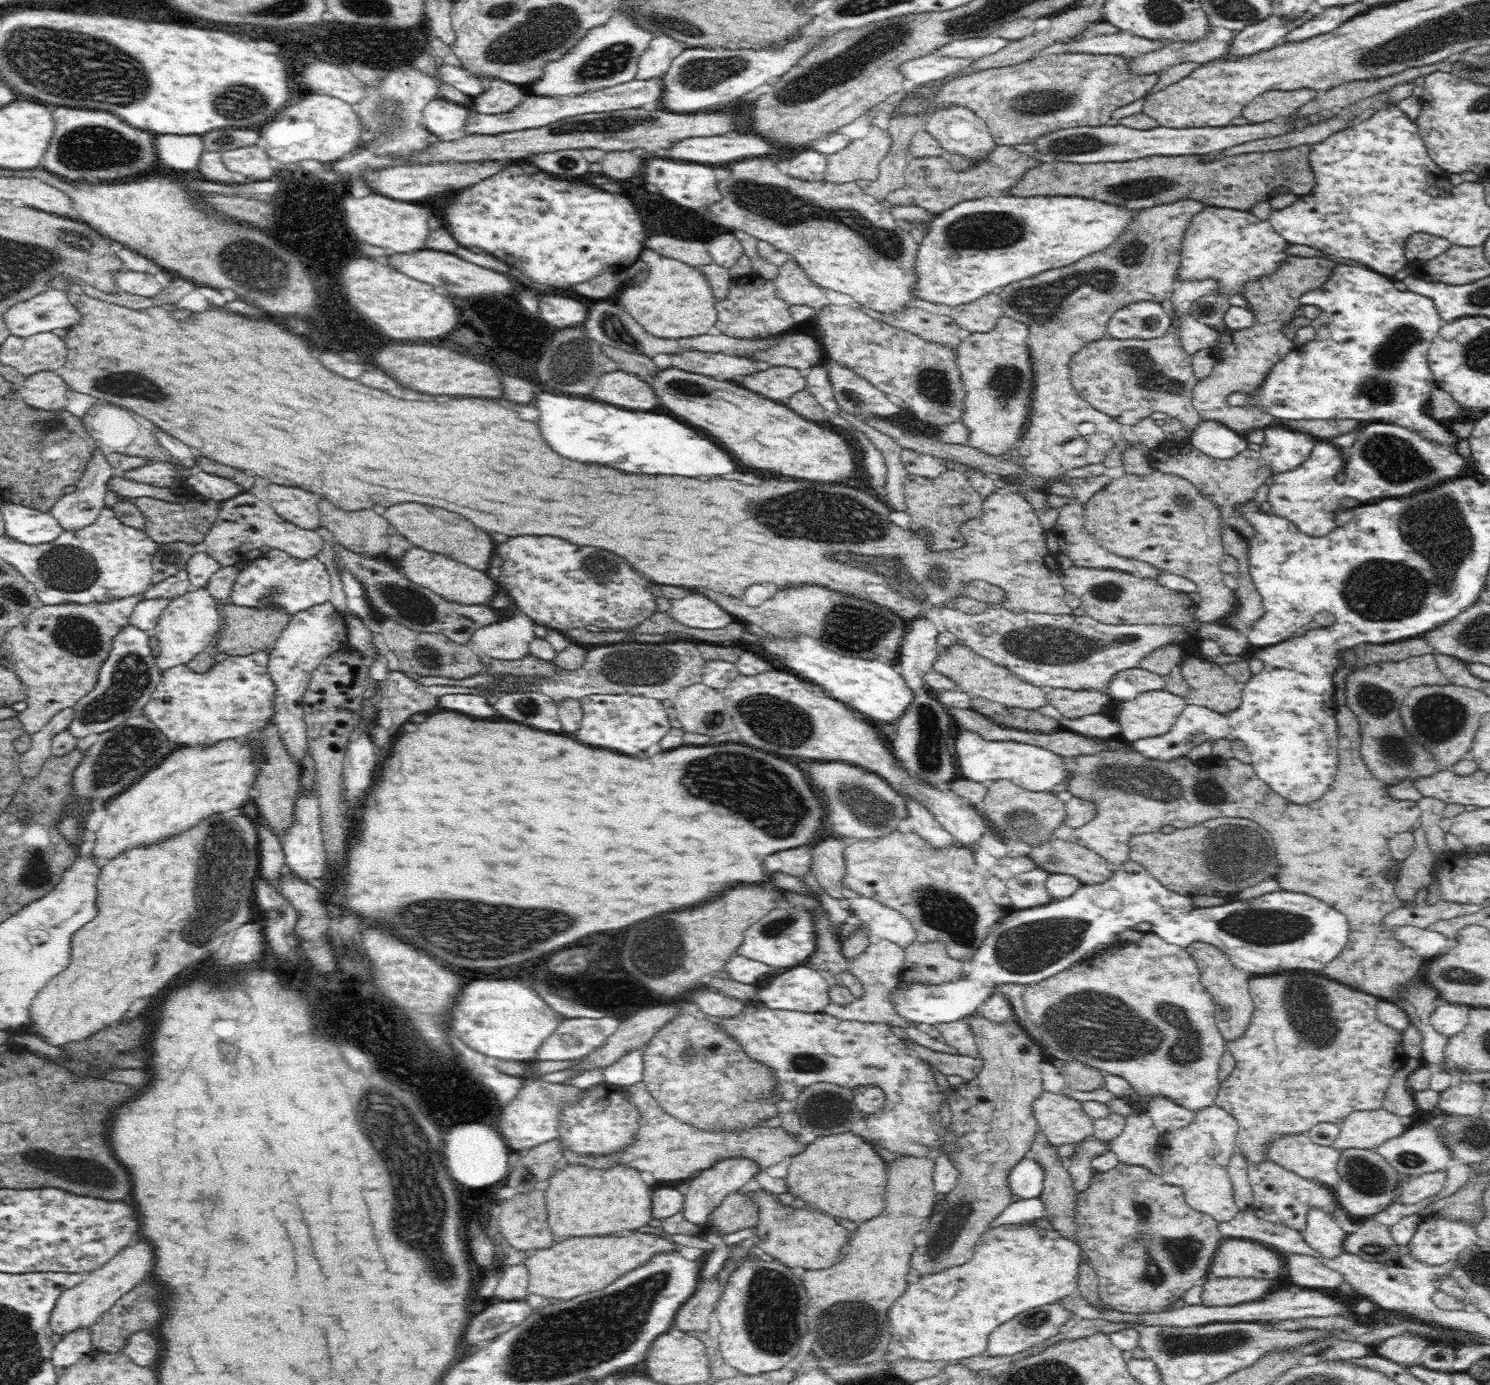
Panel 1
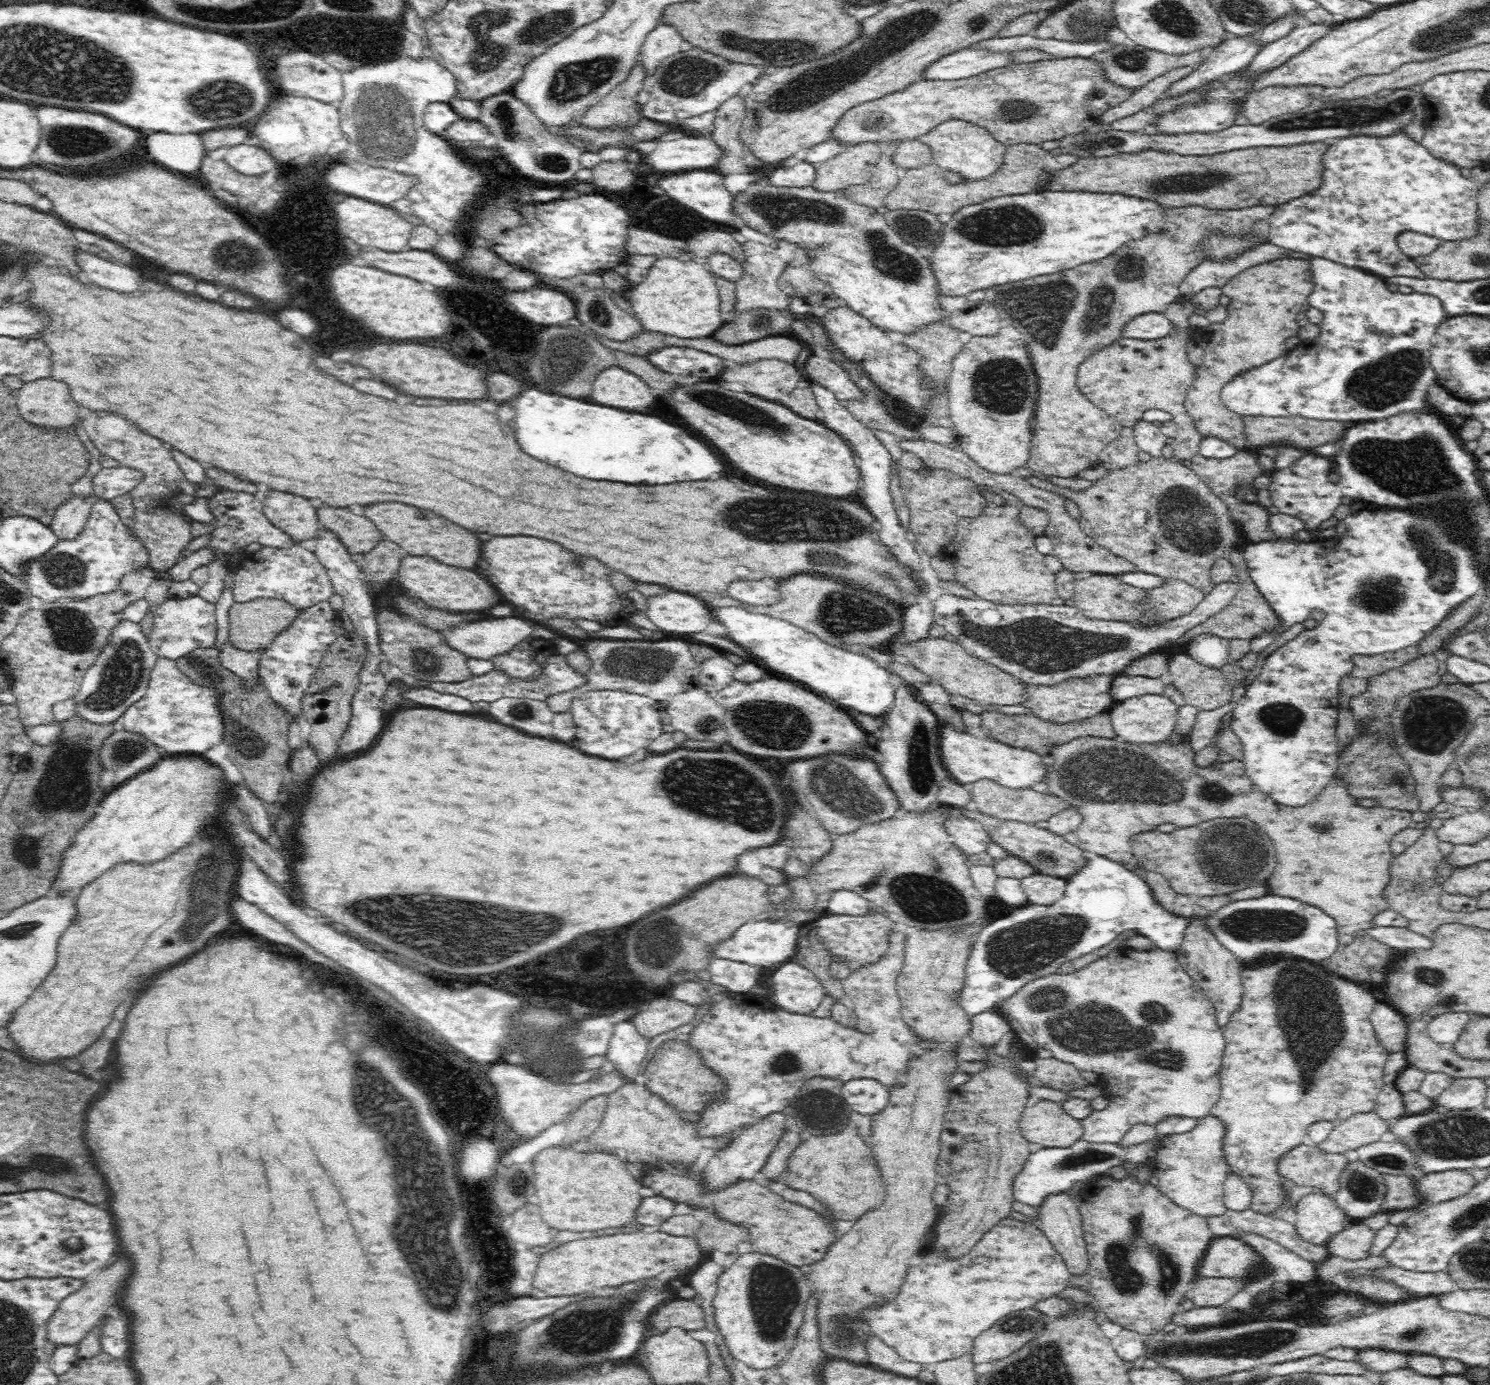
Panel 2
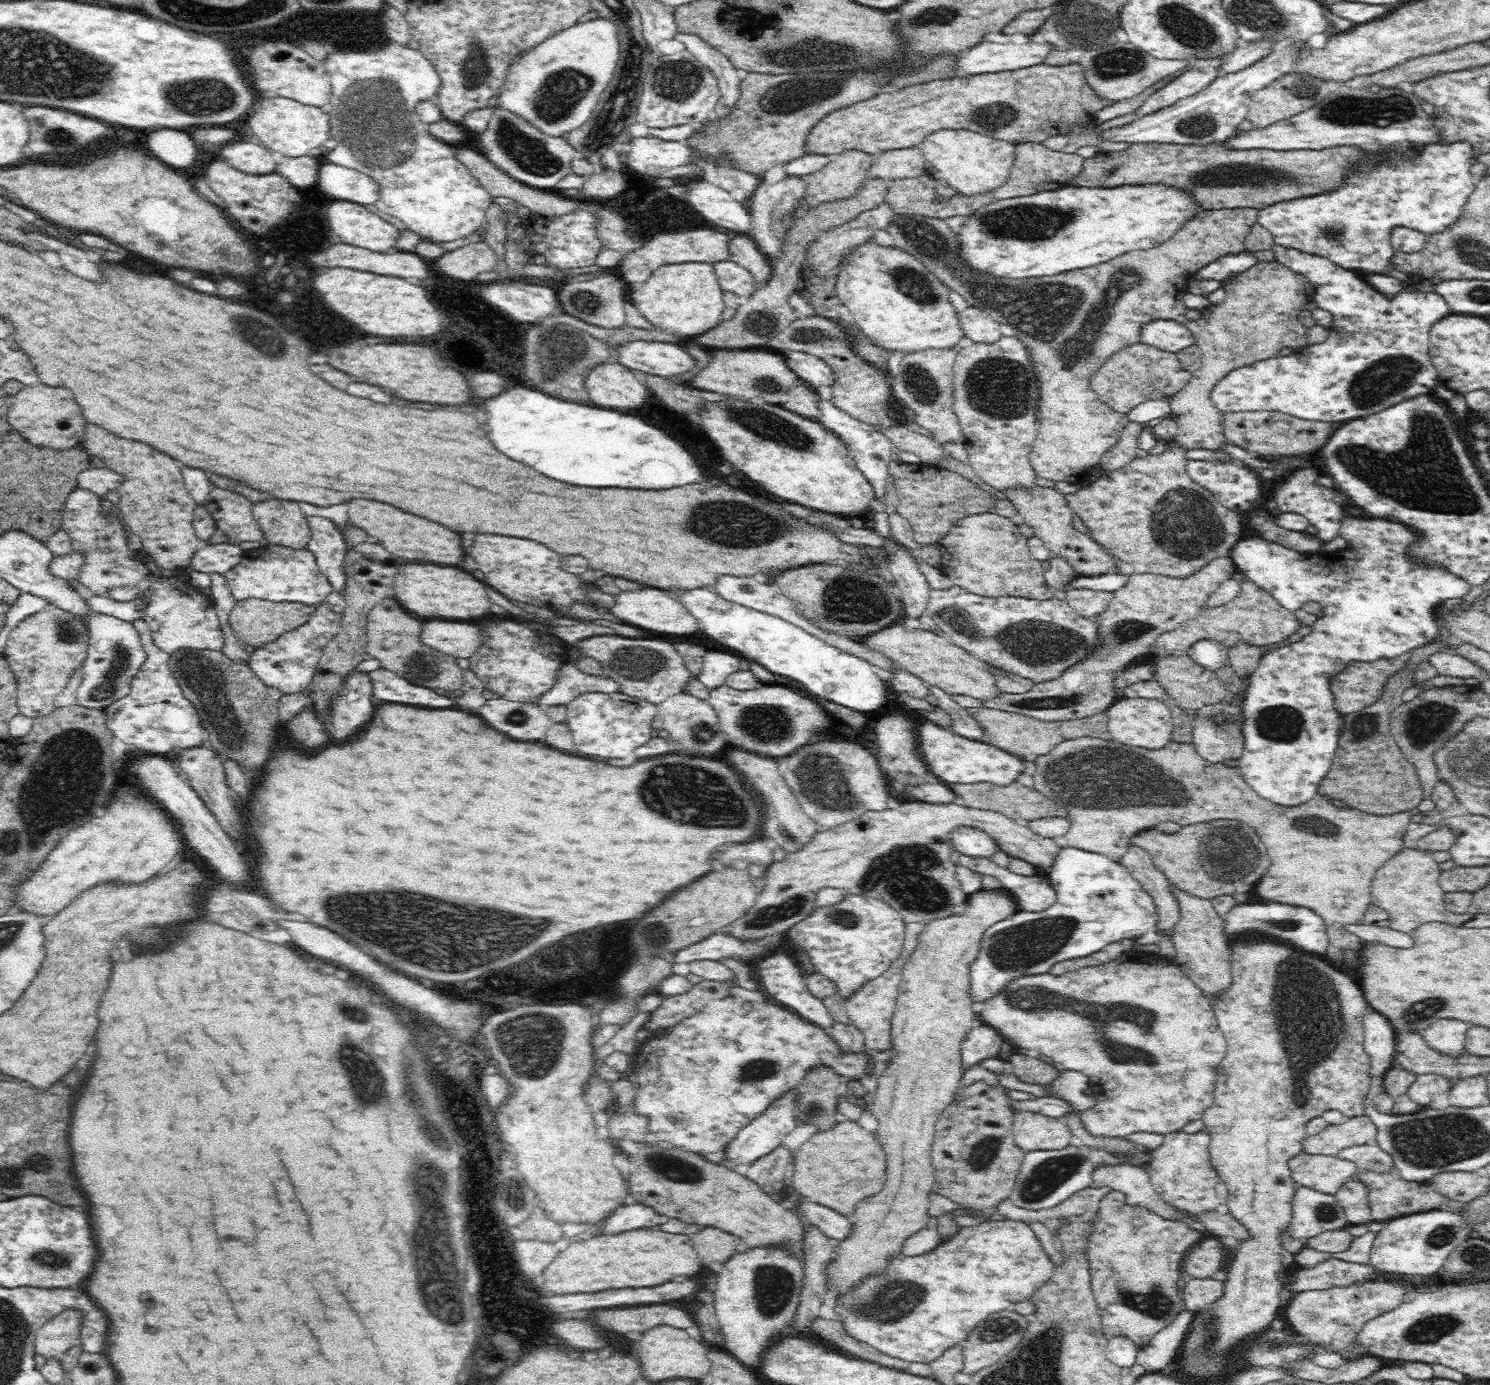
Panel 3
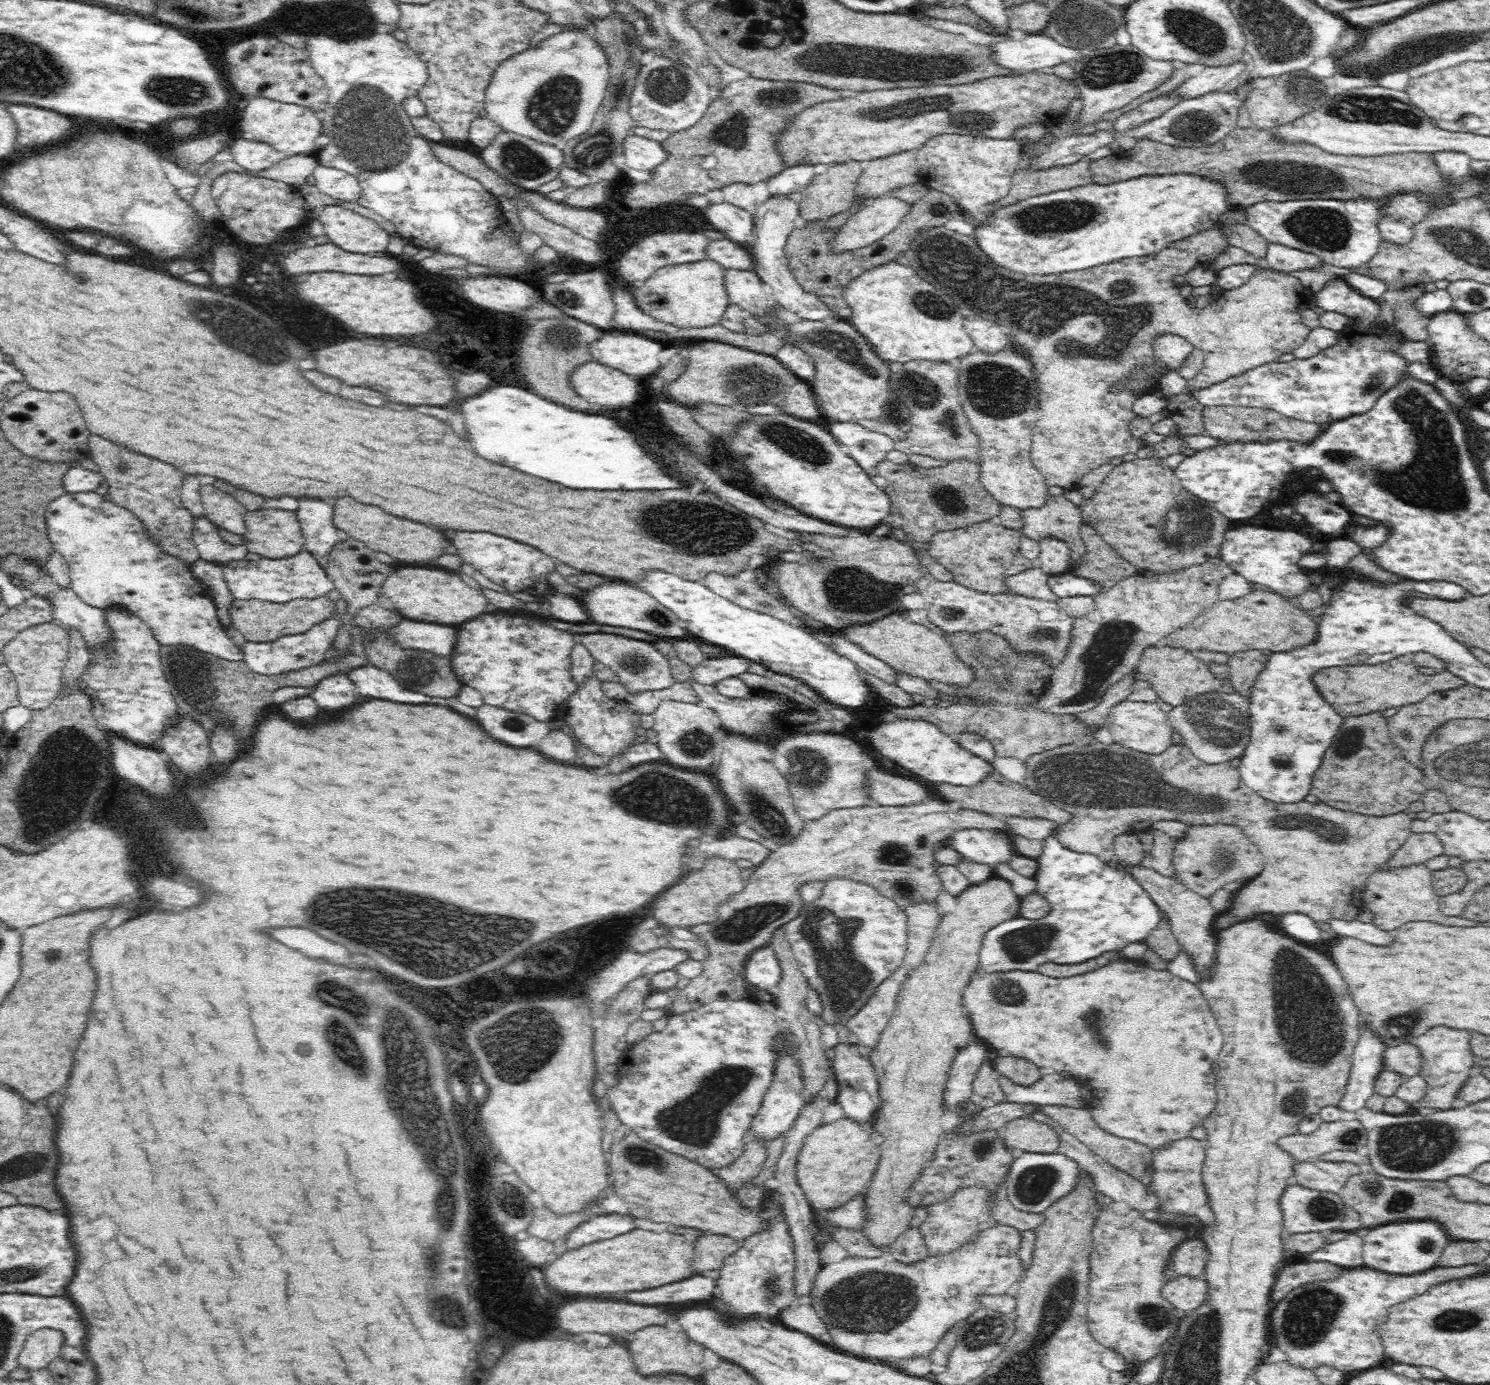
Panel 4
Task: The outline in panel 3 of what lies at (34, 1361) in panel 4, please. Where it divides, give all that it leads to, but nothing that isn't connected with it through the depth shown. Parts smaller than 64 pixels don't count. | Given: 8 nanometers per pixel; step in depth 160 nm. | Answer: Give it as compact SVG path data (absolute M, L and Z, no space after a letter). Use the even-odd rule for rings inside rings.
M66 1310L52 1321L37 1327L34 1334L34 1354L40 1358L62 1360L67 1350L79 1344L79 1313Z

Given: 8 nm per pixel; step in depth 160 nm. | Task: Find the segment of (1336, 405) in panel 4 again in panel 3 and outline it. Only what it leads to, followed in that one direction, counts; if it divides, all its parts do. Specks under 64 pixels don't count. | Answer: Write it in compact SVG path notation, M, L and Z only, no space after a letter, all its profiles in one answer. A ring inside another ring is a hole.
M1279 244L1271 251L1273 262L1311 282L1317 307L1334 315L1330 338L1291 355L1232 370L1210 391L1214 407L1221 412L1278 411L1309 421L1344 423L1378 414L1386 406L1436 386L1436 367L1429 357L1429 330L1446 314L1454 314L1441 294L1398 290L1394 298L1387 299L1358 278L1361 274L1342 269L1323 256Z

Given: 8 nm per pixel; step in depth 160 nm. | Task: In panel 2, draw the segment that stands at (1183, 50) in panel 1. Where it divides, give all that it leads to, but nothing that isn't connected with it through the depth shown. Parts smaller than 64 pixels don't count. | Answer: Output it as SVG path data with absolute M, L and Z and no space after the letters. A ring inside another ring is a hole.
M1133 43L1129 48L1115 44L1115 46L1112 46L1109 50L1097 52L1091 59L1102 67L1105 80L1120 88L1137 91L1145 84L1148 84L1152 79L1166 74L1166 72L1170 72L1170 70L1174 70L1174 68L1180 68L1180 66L1197 66L1202 60L1203 52L1204 51L1196 51L1175 56L1174 54L1162 54Z

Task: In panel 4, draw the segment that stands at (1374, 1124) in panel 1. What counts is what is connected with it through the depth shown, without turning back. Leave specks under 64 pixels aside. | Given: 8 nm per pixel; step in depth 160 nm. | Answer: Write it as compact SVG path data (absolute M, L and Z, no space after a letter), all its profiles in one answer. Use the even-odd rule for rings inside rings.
M1358 1120L1323 1121L1315 1132L1280 1137L1277 1148L1294 1159L1294 1163L1312 1163L1333 1150L1352 1150L1365 1146L1368 1134Z

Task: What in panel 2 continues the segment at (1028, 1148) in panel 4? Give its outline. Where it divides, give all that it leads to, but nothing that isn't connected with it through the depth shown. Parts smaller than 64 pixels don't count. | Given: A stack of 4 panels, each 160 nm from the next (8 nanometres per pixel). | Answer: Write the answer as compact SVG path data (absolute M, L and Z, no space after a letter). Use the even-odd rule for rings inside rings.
M1038 1101L1026 1107L1019 1128L1028 1142L1044 1148L1068 1148L1083 1134L1080 1121L1064 1113L1060 1104L1051 1101Z

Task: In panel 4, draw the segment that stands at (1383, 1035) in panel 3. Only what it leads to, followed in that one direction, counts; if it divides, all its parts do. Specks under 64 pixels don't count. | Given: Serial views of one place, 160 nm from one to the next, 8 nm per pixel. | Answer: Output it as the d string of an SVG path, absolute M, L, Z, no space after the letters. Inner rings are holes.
M1364 1030L1354 1052L1351 1054L1351 1067L1346 1083L1346 1092L1340 1098L1337 1108L1342 1112L1357 1112L1365 1107L1374 1093L1373 1082L1383 1070L1382 1053L1386 1048L1378 1038Z

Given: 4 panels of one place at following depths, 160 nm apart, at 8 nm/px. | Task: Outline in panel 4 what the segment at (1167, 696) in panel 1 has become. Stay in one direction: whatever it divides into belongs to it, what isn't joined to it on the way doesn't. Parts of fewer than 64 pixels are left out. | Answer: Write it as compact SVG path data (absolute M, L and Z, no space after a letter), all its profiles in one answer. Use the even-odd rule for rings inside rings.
M1124 700L1113 706L1107 718L1107 729L1115 743L1125 746L1132 752L1146 755L1163 754L1172 744L1173 728L1167 721L1167 713L1155 702L1132 702Z

